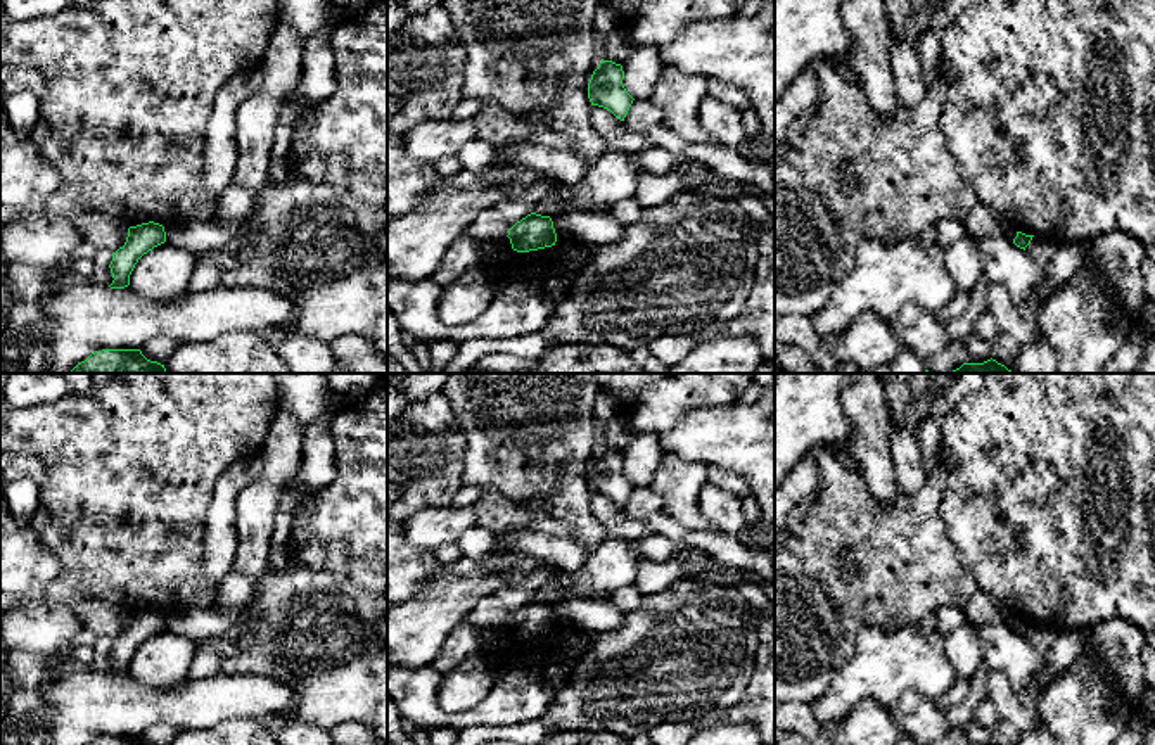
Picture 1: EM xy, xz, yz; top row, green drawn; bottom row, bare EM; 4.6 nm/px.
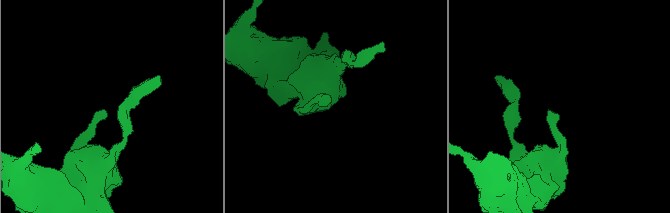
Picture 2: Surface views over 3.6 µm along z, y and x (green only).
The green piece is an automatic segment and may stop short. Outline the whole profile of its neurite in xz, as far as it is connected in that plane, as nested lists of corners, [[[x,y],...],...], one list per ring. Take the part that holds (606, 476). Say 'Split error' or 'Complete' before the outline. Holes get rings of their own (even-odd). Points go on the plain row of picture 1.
Complete. [[[602,446],[588,470],[588,486],[591,493],[598,493],[610,498],[621,508],[624,508],[635,487],[626,479],[622,467],[624,467],[622,453]]]

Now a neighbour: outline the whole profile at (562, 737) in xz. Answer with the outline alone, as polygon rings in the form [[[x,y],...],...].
[[[552,731],[541,745],[631,745],[631,740],[610,731]]]

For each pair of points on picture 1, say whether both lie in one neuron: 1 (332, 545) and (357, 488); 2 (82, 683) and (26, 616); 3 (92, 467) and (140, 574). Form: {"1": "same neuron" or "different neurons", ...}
{"1": "same neuron", "2": "different neurons", "3": "same neuron"}

